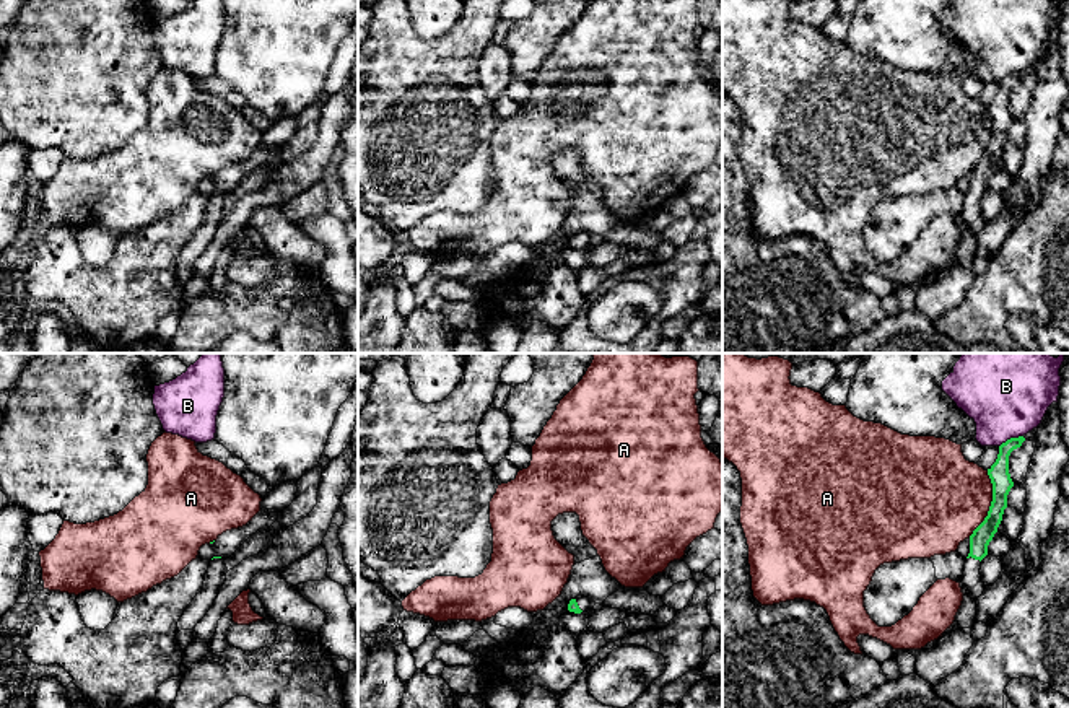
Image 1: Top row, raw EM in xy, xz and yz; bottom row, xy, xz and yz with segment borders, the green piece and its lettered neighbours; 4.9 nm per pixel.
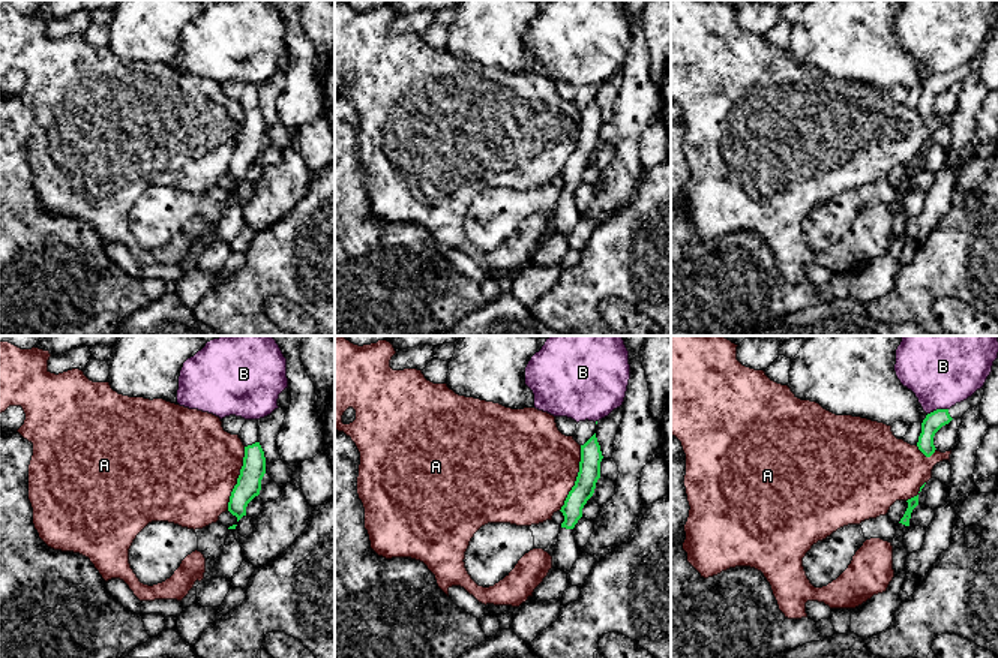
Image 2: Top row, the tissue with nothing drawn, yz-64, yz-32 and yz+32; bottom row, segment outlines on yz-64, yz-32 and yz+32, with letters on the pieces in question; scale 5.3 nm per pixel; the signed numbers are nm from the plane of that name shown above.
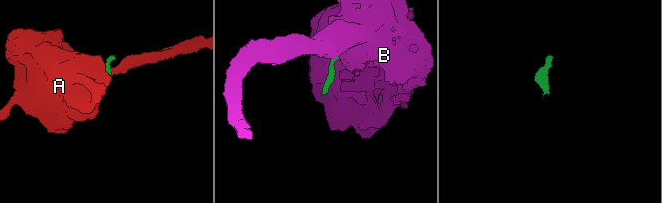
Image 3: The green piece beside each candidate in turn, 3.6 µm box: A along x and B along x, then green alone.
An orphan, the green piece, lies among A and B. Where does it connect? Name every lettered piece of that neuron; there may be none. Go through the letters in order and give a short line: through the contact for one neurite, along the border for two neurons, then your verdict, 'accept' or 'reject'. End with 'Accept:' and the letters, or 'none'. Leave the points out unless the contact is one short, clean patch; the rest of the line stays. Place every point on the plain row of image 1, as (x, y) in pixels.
A: line yz (988, 106), (991, 140), (985, 155), (968, 171); reject
B: line yz (1022, 70), (1011, 72), (999, 82); reject
Accept: none

